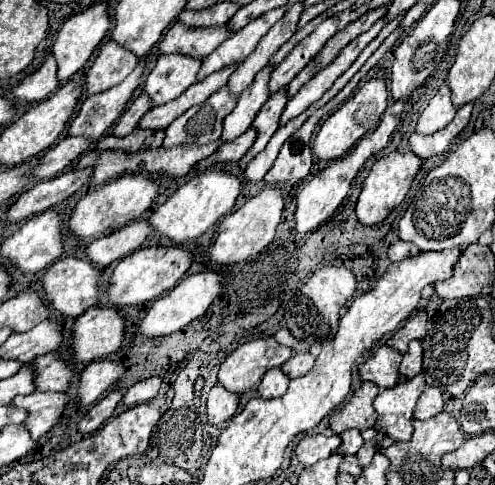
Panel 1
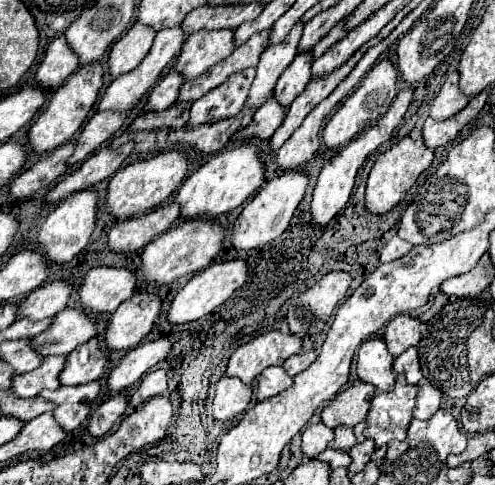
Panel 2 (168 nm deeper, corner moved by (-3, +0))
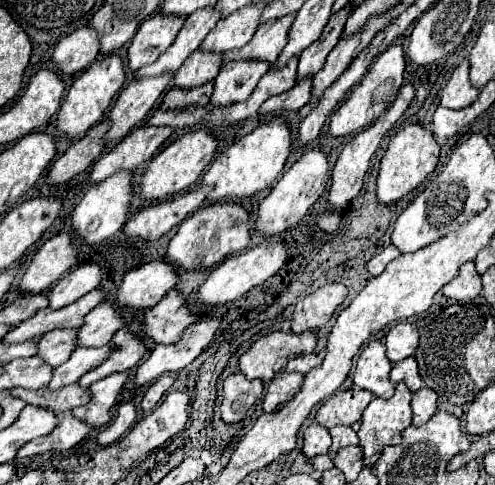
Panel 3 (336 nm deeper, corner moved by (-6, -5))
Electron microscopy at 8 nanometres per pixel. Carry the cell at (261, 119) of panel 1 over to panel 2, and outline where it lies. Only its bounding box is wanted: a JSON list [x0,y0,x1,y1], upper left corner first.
[274,52,312,106]

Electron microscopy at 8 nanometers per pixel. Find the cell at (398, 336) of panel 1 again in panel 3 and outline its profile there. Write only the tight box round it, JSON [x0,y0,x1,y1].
[385,323,419,363]

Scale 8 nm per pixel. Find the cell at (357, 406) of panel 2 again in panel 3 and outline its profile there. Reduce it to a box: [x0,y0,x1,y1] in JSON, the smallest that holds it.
[315,387,375,429]

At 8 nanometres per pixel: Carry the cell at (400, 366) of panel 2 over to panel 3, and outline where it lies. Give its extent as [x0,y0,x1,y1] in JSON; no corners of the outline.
[389,355,425,391]

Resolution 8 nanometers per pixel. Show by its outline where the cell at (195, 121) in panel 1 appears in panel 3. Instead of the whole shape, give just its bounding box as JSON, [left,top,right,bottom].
[209,61,269,107]

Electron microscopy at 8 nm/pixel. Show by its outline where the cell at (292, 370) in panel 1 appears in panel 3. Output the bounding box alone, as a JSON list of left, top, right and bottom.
[285,353,321,373]

